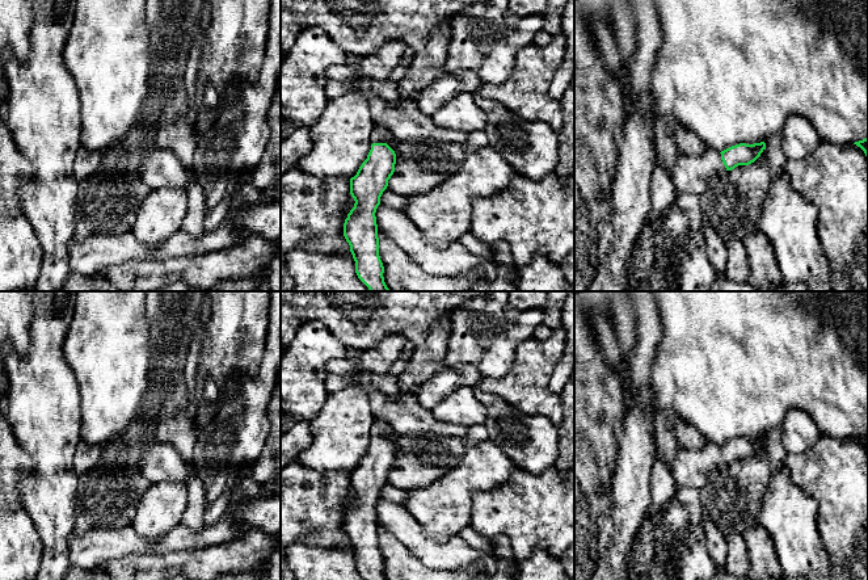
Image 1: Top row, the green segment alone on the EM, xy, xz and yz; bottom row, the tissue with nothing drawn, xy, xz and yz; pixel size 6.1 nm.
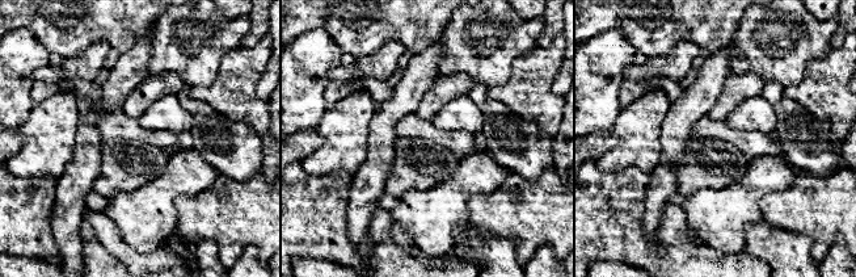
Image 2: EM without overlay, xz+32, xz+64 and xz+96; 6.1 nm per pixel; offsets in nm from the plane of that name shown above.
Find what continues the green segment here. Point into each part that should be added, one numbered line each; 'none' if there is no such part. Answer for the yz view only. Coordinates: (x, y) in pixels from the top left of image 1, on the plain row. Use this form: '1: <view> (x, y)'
1: yz (691, 469)

